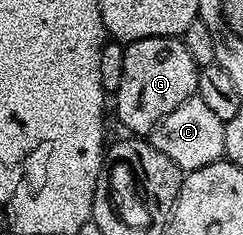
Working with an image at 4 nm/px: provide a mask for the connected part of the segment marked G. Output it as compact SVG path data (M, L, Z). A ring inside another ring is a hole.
M155 36L131 41L124 49L121 84L115 90L116 116L132 134L148 134L174 106L196 95L198 66L190 58L183 39Z

